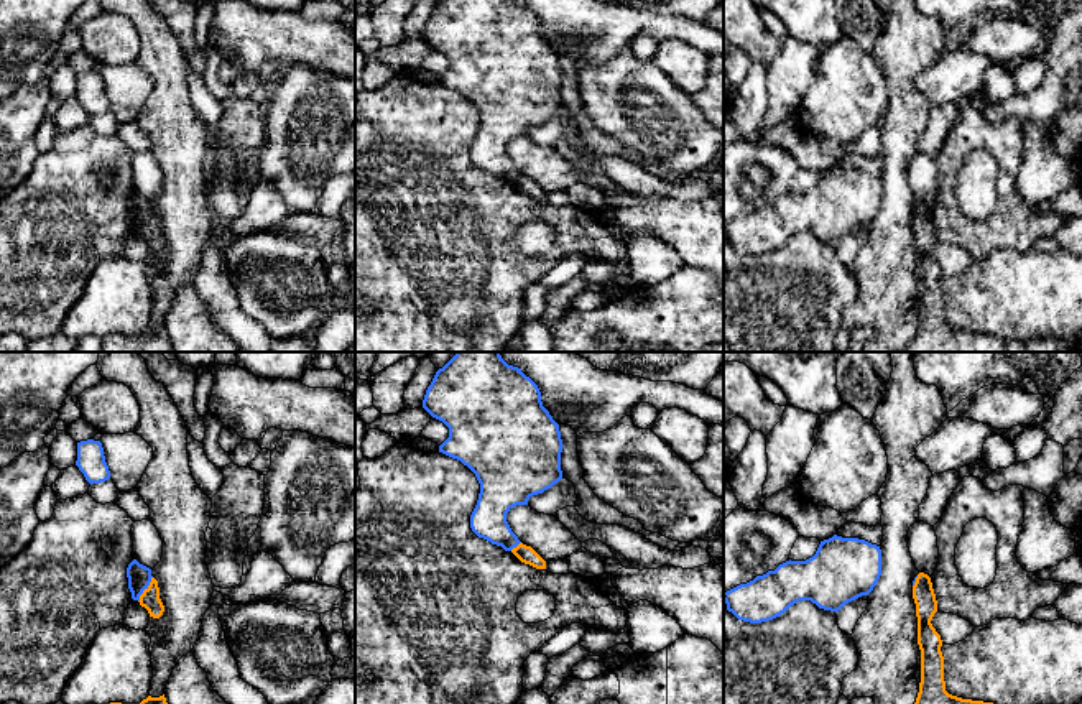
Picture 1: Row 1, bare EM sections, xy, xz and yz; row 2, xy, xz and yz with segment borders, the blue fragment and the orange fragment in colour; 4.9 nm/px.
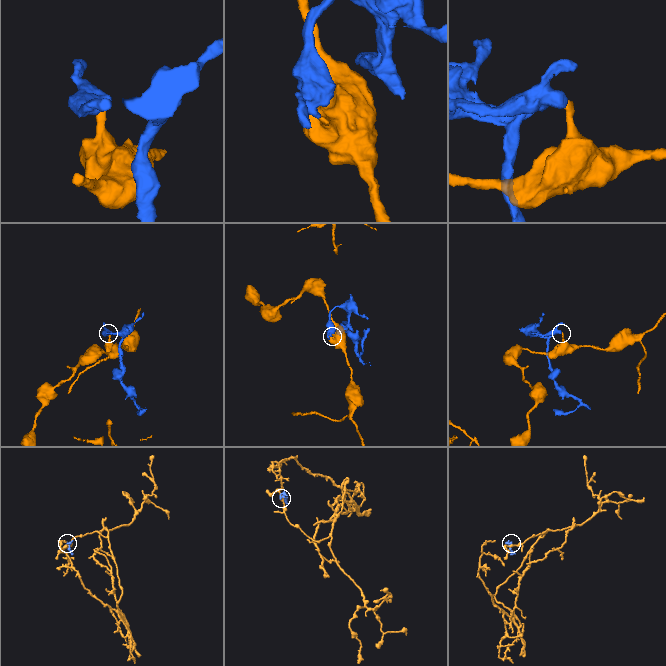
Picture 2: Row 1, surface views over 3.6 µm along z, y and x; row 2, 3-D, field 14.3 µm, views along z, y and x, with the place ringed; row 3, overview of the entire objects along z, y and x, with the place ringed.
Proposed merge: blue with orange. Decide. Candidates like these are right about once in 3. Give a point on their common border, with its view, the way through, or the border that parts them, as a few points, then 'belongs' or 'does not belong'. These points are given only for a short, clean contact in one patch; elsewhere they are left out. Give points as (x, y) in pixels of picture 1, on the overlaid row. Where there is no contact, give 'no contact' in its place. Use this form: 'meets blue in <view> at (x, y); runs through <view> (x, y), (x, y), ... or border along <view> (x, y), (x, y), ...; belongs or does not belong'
meets blue in xy at (145, 588); runs through xy (138, 576), (145, 588), (150, 599); belongs

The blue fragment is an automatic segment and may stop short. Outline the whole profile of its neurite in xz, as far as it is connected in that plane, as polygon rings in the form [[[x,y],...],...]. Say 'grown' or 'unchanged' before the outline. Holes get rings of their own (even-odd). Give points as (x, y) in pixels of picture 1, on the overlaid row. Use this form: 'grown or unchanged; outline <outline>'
grown; outline [[[455,352],[436,372],[426,390],[423,408],[449,428],[449,438],[439,446],[439,452],[467,465],[480,484],[479,500],[470,515],[472,531],[479,538],[511,551],[521,563],[546,569],[546,561],[531,546],[523,544],[506,521],[506,513],[513,507],[528,505],[533,495],[543,493],[562,479],[559,424],[543,406],[538,385],[521,368],[508,365],[500,352]]]

